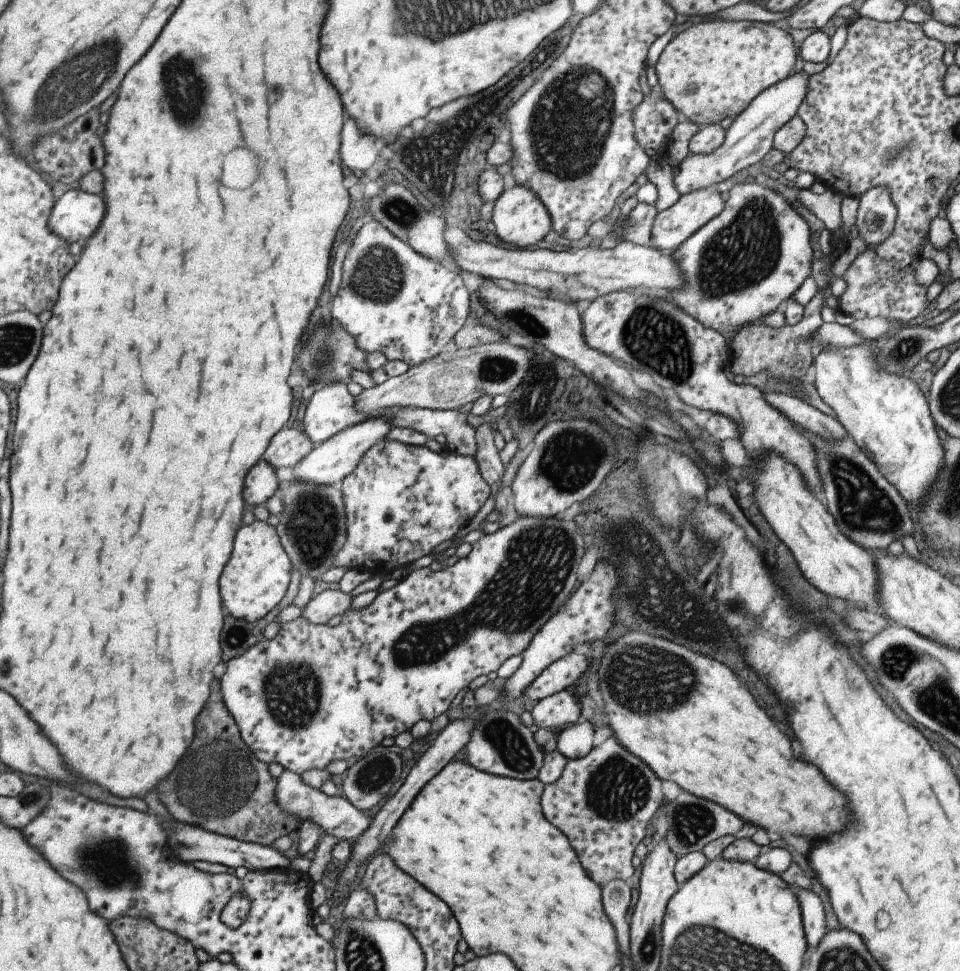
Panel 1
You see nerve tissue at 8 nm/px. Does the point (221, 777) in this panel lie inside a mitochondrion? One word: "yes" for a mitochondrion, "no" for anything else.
yes

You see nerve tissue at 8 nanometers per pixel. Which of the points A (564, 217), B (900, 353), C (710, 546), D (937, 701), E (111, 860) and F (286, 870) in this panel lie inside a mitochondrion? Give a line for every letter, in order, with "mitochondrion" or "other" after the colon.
A: other
B: mitochondrion
C: other
D: mitochondrion
E: mitochondrion
F: other

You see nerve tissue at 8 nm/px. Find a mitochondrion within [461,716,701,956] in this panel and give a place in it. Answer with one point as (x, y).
(616, 790)

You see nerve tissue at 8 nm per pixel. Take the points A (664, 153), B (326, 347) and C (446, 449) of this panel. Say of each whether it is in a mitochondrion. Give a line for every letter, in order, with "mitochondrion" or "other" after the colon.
A: other
B: mitochondrion
C: other

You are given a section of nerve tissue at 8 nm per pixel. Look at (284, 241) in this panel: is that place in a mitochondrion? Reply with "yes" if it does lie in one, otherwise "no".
no

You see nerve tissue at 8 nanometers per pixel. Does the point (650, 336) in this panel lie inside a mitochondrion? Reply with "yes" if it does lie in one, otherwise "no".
yes

